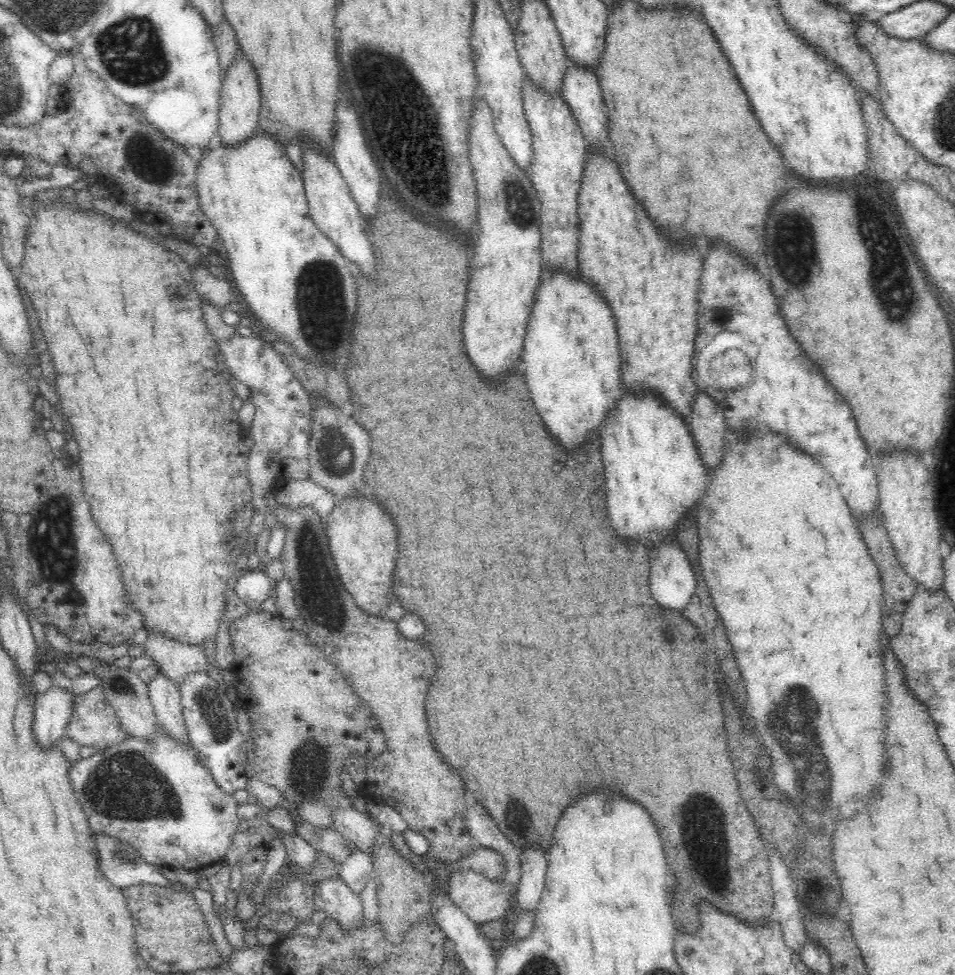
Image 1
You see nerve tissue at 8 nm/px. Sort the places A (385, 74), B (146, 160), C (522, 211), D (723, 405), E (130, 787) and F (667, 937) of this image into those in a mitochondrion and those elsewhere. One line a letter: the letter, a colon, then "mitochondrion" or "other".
A: mitochondrion
B: mitochondrion
C: mitochondrion
D: other
E: mitochondrion
F: other

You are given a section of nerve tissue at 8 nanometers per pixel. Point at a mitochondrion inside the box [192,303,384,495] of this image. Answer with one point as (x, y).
(330, 454)

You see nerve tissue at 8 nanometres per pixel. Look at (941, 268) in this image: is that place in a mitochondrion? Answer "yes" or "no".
no

